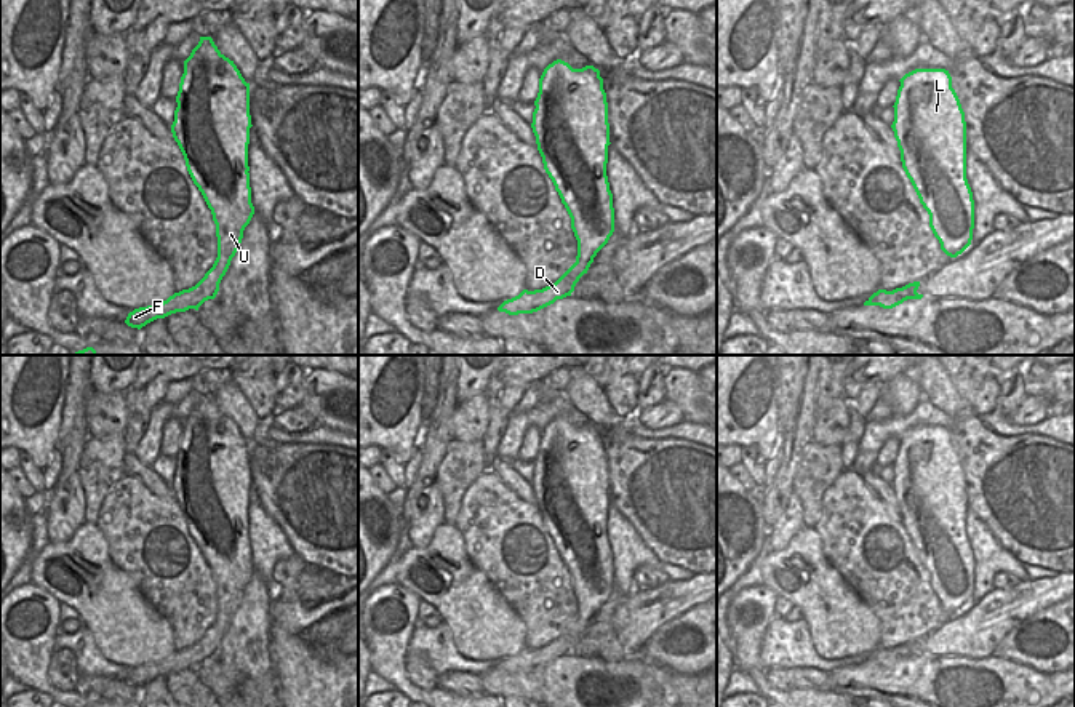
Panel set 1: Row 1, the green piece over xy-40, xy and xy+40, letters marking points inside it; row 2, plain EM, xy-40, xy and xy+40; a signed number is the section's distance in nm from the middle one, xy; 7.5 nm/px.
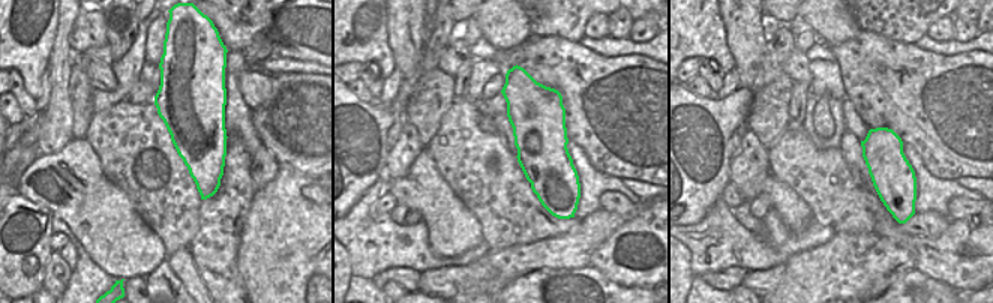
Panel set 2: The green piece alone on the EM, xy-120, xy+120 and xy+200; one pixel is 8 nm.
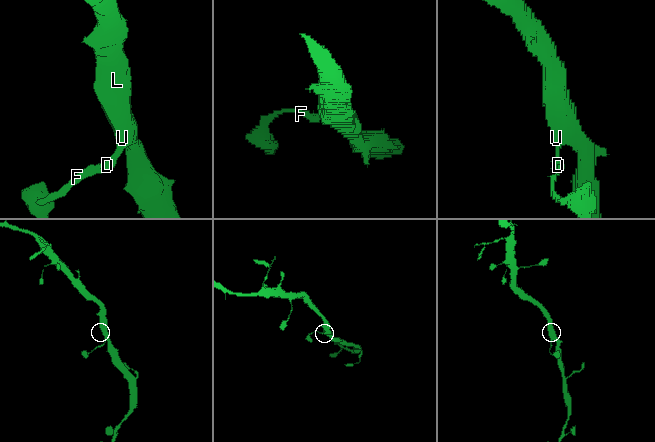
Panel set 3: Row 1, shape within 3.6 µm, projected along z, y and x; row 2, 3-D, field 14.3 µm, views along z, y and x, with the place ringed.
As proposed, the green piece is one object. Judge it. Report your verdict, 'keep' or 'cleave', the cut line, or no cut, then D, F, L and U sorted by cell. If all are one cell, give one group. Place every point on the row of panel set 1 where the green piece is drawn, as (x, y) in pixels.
keep | no cut | D F L U

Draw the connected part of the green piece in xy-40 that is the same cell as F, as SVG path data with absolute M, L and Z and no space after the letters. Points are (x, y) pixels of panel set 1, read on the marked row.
M200 37L184 61L176 102L171 133L194 184L211 210L218 258L195 286L174 293L157 306L130 312L125 323L138 330L176 312L198 310L205 301L214 299L254 214L248 173L253 126L250 83L211 37Z

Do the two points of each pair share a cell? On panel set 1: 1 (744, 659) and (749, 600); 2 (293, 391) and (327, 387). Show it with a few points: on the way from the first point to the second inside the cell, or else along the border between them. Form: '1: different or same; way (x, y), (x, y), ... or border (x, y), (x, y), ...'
1: same; way (744, 643), (744, 627), (735, 618), (735, 610)
2: different; border (306, 376), (303, 381), (304, 397), (299, 403)

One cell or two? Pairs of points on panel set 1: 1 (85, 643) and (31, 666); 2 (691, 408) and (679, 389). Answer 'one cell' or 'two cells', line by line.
1: two cells
2: one cell

